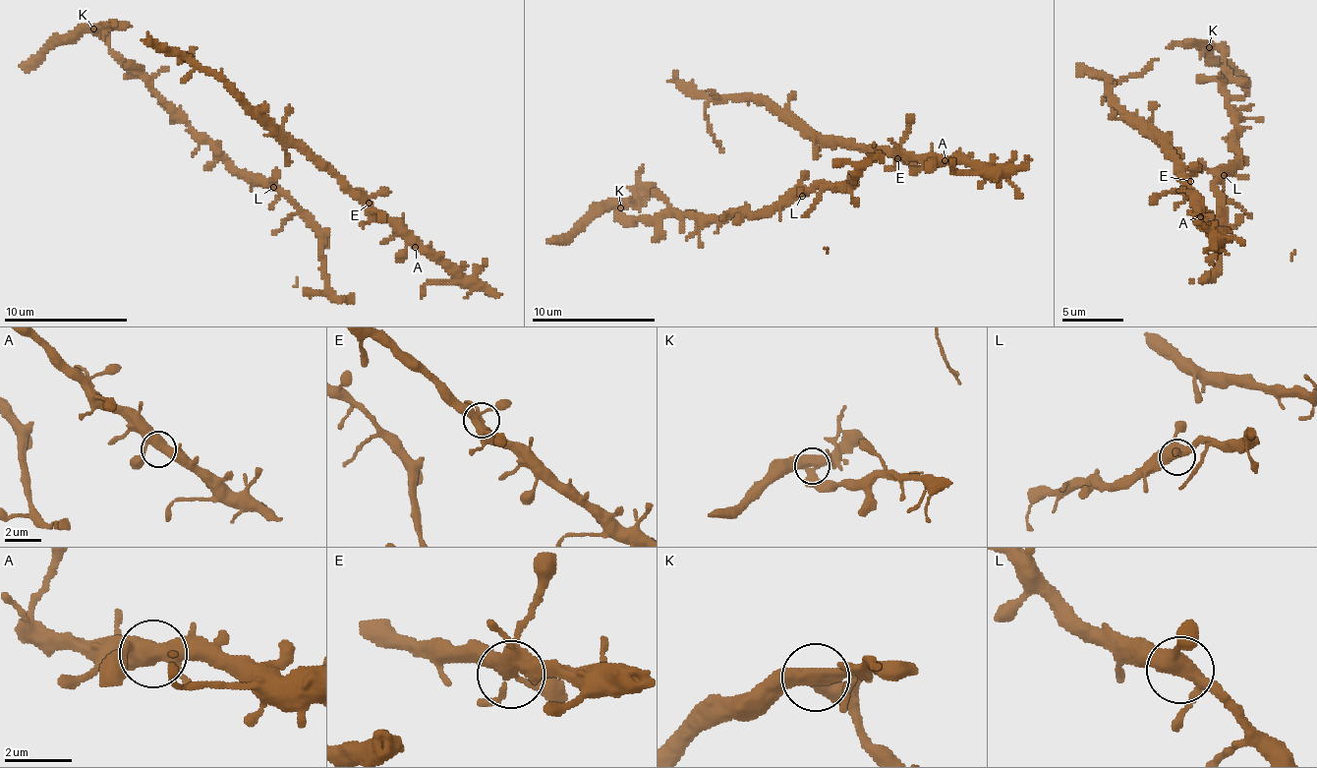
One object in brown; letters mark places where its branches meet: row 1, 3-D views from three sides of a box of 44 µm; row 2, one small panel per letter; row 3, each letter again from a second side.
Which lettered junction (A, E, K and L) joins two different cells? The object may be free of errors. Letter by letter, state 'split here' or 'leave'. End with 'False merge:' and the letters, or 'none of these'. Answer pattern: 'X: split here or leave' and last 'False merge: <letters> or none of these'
A: leave
E: leave
K: split here
L: leave
False merge: K

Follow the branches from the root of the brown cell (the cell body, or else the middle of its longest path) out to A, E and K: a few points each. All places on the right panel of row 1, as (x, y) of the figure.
A: (1214, 169), (1177, 157), (1162, 139), (1174, 169), (1187, 181), (1190, 206), (1200, 216)
E: (1214, 169), (1177, 157), (1162, 139), (1181, 174), (1190, 181)
K: (1214, 169), (1224, 172), (1232, 165), (1238, 145), (1234, 109), (1229, 104), (1226, 88), (1225, 55), (1209, 48)

